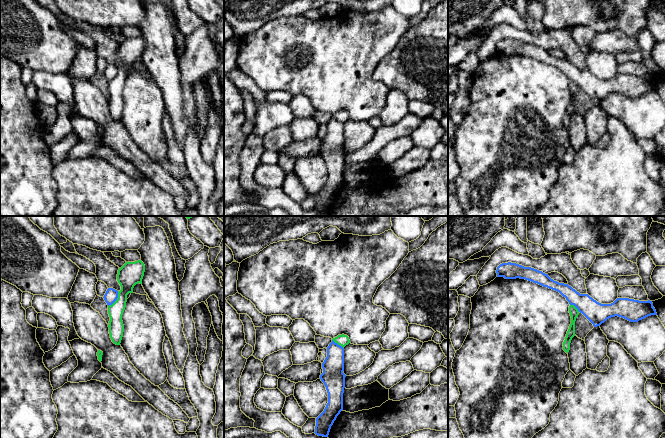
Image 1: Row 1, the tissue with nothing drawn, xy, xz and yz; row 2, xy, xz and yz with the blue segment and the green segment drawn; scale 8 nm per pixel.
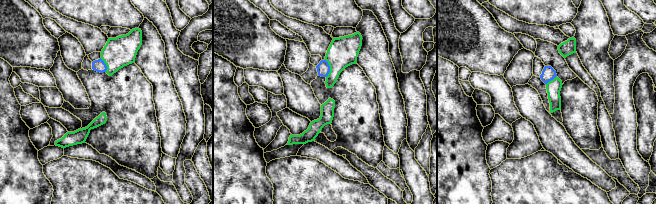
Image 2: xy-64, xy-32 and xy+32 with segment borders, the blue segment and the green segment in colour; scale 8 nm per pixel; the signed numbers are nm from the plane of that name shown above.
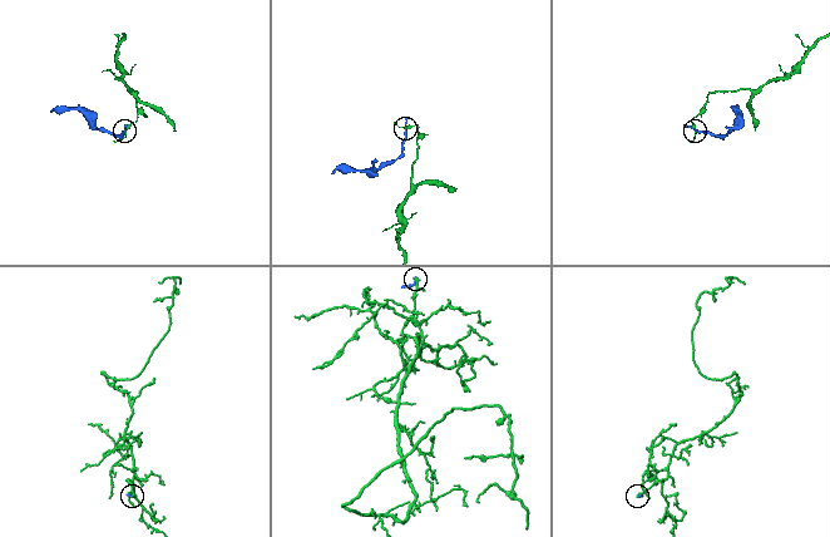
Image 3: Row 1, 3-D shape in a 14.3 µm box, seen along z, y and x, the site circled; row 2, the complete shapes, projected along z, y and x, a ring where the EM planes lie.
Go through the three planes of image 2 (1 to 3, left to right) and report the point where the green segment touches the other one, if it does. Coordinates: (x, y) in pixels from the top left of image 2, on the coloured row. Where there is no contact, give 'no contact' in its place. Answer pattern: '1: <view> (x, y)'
1: xy-64 (105, 65)
2: xy-32 (329, 68)
3: xy+32 (551, 79)

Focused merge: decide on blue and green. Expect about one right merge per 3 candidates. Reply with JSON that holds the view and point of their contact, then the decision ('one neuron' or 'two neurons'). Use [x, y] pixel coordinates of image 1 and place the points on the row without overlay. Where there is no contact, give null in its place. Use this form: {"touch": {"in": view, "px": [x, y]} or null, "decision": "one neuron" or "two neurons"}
{"touch": {"in": "xy", "px": [116, 75]}, "decision": "two neurons"}

